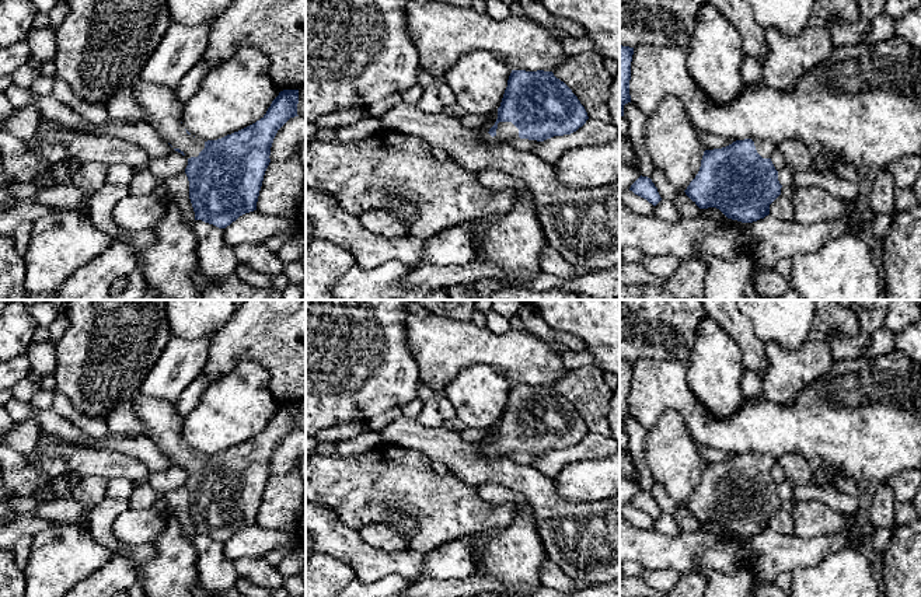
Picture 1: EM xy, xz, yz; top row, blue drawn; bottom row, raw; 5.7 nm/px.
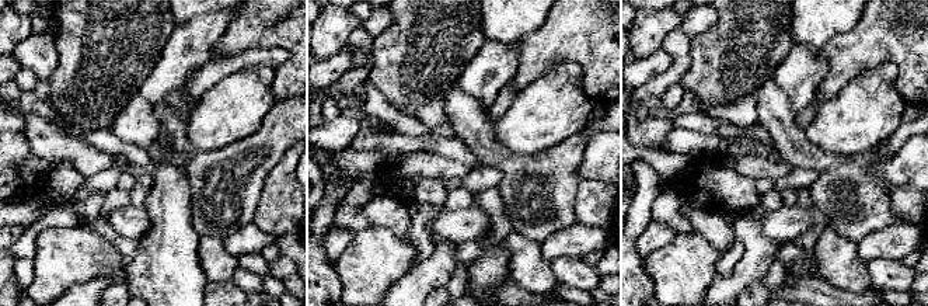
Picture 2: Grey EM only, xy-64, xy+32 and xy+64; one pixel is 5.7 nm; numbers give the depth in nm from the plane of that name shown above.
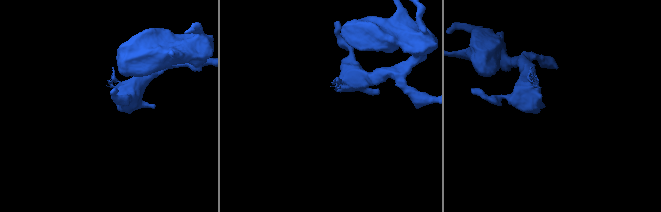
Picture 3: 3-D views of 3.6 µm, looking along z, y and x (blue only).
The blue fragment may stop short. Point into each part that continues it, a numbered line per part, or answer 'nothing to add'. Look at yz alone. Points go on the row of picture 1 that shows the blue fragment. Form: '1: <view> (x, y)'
1: yz (764, 147)

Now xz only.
1: xz (506, 131)

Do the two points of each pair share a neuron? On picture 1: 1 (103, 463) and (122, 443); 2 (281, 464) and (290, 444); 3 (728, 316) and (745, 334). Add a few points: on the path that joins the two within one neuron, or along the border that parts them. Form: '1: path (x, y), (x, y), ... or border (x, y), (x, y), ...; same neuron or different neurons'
1: border (83, 446), (117, 450), (139, 460), (145, 465); different neurons
2: path (283, 460), (290, 449); same neuron
3: path (732, 320), (740, 330); same neuron

